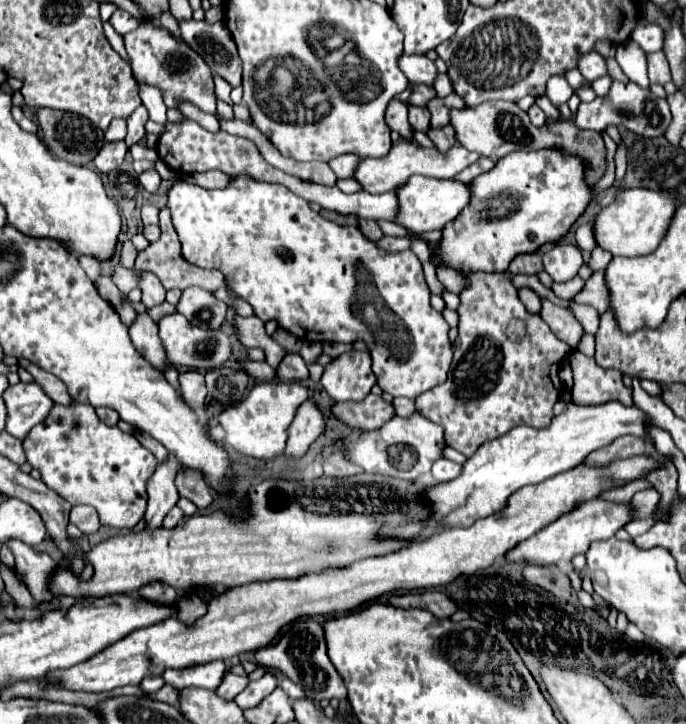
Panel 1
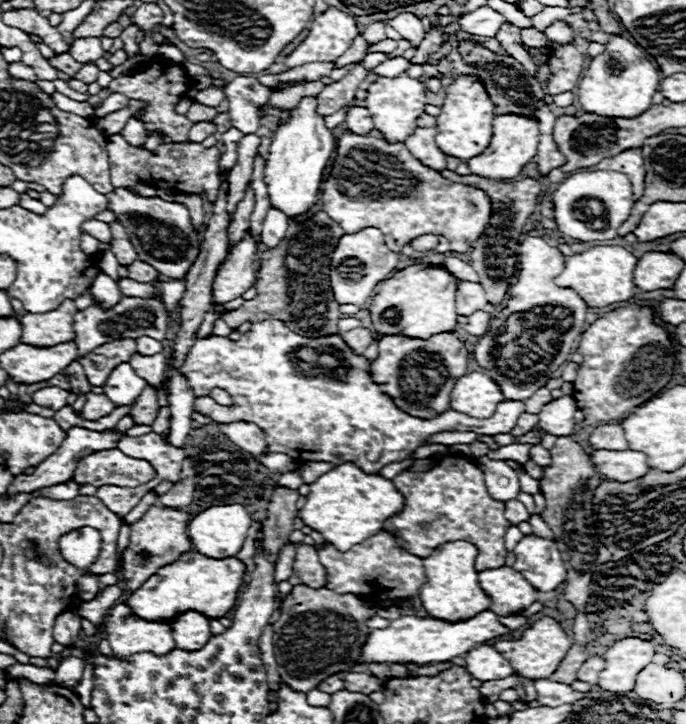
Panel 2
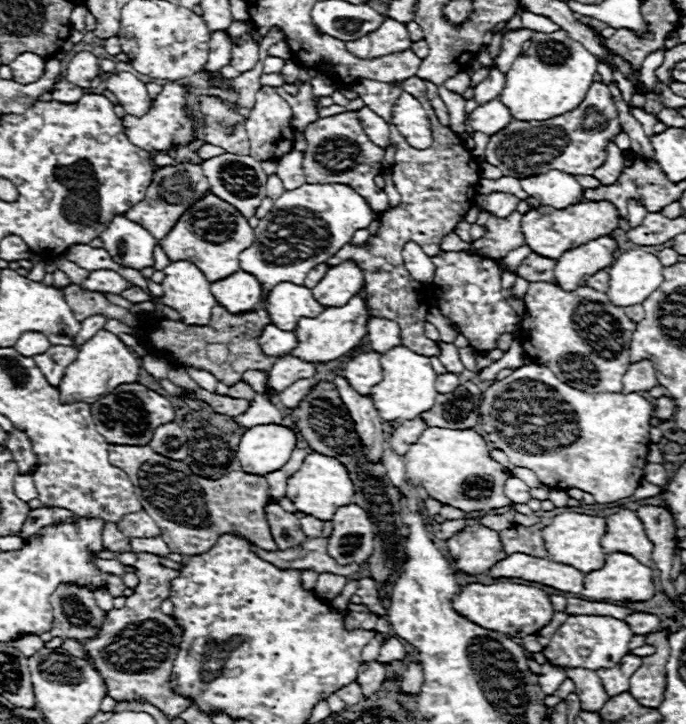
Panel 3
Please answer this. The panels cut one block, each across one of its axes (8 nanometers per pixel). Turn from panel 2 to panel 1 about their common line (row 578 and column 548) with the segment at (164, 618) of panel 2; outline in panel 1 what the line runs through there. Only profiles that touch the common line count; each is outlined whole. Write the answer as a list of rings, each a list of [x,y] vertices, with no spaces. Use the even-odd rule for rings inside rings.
[[[558,148],[534,150],[534,152],[510,152],[496,162],[496,166],[478,176],[472,182],[474,200],[462,210],[462,214],[444,226],[438,256],[434,262],[446,262],[456,270],[482,270],[482,272],[504,272],[516,254],[536,252],[546,242],[558,242],[570,226],[584,214],[586,206],[594,200],[594,186],[586,182],[586,166],[582,158],[564,154]]]

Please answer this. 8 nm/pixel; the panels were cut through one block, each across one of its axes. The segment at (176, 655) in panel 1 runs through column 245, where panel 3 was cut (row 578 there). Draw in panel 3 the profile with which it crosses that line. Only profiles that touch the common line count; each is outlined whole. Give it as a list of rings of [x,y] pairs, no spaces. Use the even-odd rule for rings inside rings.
[[[614,552],[606,556],[606,564],[600,570],[588,572],[586,574],[586,582],[584,582],[584,590],[582,596],[588,600],[632,600],[632,602],[646,602],[654,596],[654,580],[652,580],[652,568],[644,566],[642,562],[638,562],[634,556],[630,554],[622,554],[622,552]]]

